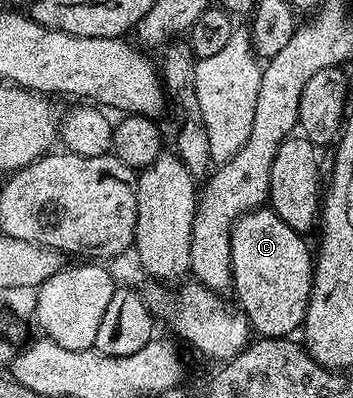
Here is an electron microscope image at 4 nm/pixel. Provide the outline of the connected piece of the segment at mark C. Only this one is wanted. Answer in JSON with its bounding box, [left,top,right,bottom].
[230,209,314,339]

